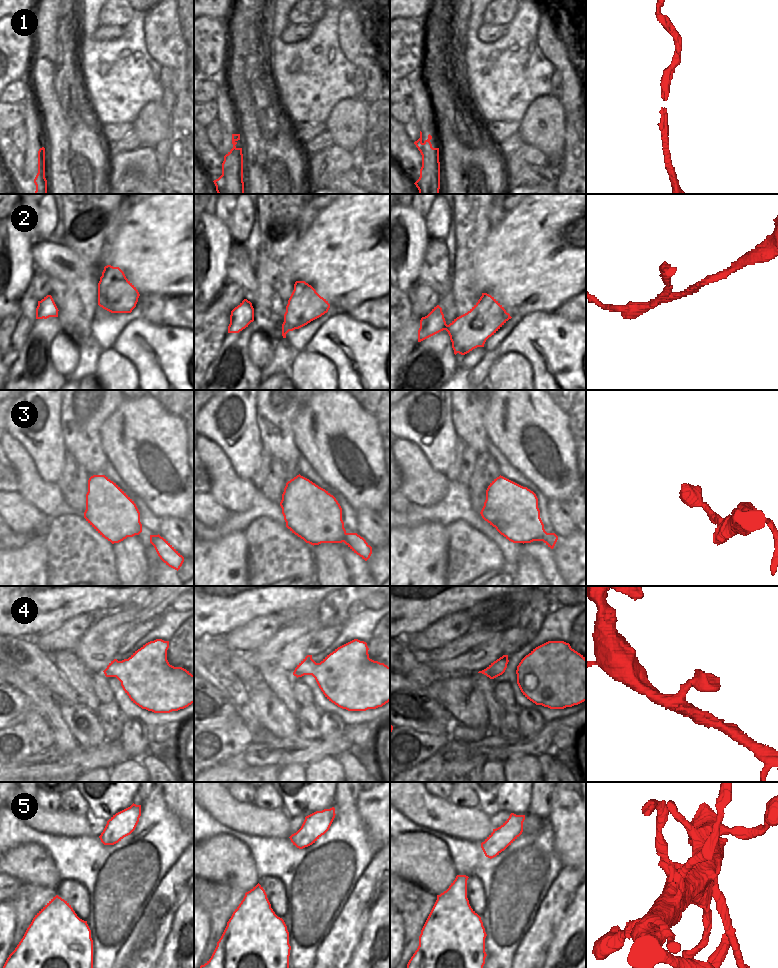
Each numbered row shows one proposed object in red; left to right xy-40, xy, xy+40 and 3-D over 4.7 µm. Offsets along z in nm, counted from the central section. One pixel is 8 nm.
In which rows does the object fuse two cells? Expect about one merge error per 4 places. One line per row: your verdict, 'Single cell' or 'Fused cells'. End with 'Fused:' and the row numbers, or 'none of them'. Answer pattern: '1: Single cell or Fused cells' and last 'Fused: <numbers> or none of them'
1: Single cell
2: Fused cells
3: Single cell
4: Single cell
5: Fused cells
Fused: 2, 5

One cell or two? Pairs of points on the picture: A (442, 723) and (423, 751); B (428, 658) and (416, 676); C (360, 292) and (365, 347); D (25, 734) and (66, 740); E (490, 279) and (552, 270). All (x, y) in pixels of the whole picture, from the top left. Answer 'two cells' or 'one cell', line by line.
A: two cells
B: two cells
C: two cells
D: two cells
E: one cell

